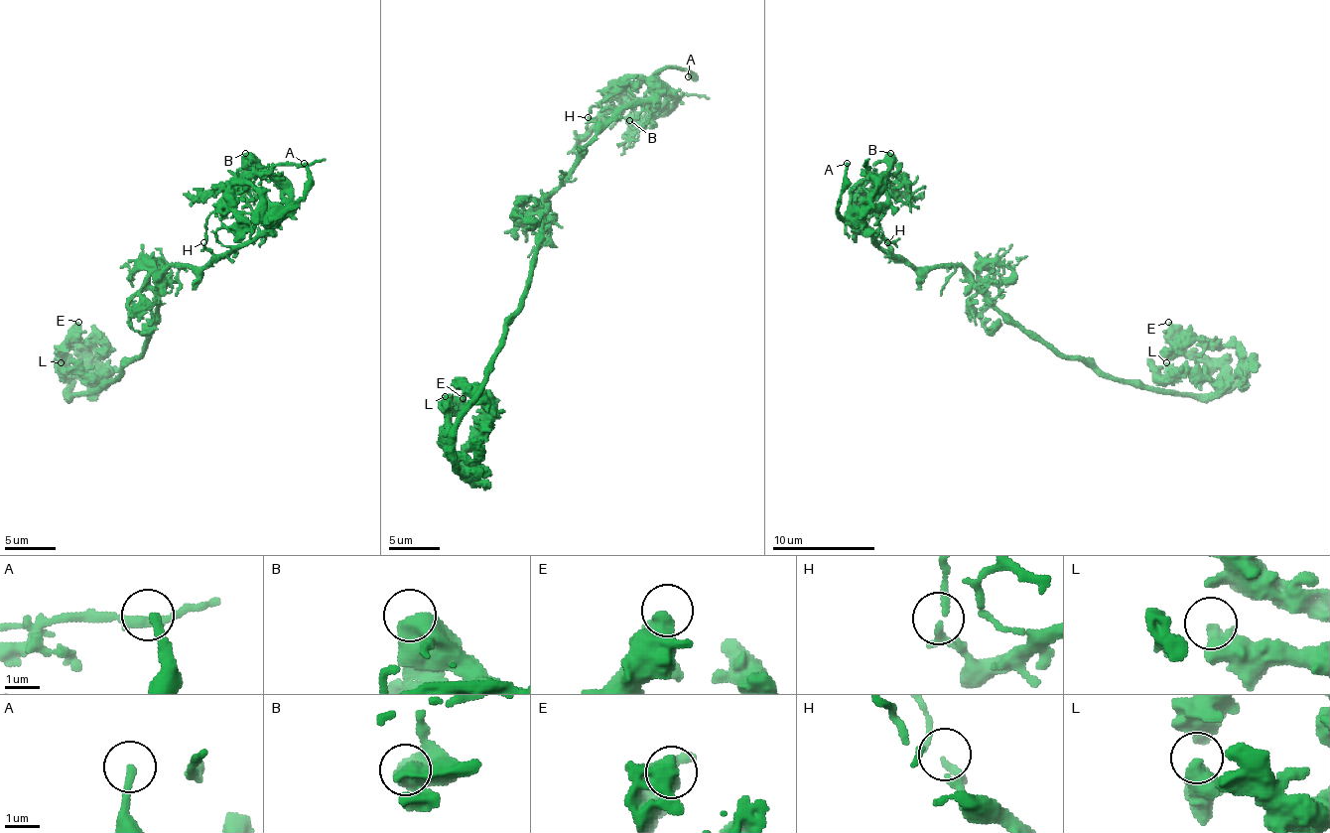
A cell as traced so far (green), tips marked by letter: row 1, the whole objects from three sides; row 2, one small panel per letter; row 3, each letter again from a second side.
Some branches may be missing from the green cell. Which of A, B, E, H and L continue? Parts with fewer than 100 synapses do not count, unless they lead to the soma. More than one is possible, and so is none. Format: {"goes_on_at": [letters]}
{"goes_on_at": ["A"]}

